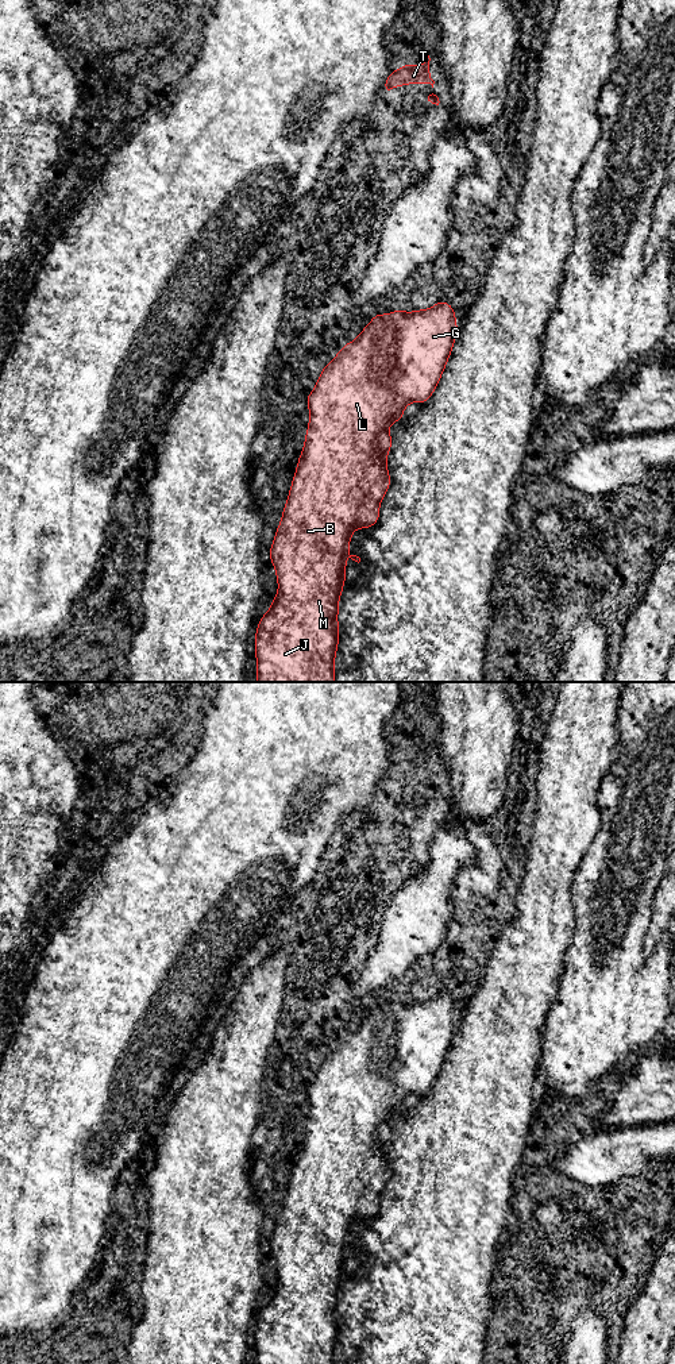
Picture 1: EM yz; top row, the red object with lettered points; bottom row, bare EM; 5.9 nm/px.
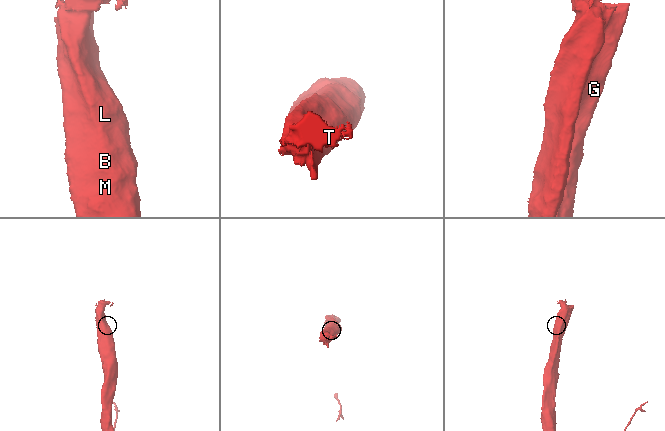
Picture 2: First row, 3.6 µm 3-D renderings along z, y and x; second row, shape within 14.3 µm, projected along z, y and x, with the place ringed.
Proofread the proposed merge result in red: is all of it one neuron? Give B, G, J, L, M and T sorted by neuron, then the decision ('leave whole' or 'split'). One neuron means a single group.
groups B G J L M T; leave whole

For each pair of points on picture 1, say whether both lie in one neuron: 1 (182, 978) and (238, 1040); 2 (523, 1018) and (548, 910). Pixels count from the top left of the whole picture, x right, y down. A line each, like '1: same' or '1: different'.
1: different
2: same

